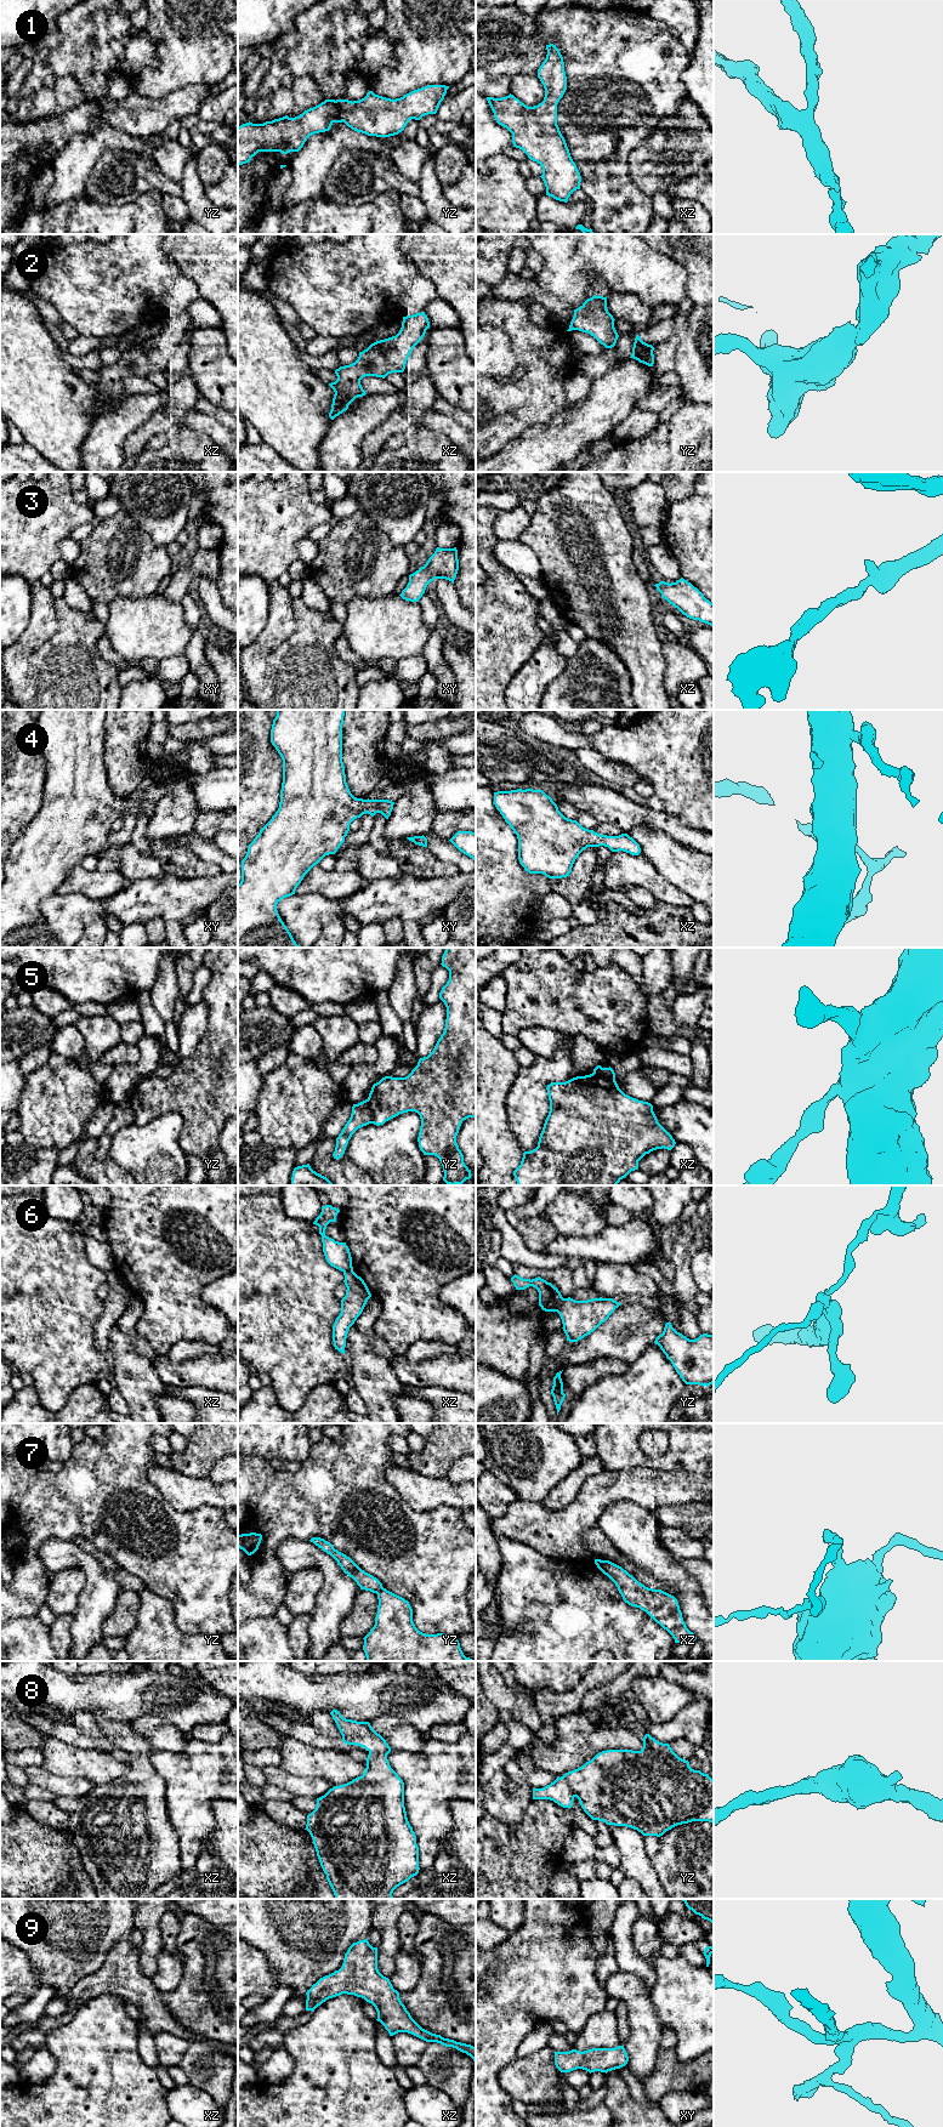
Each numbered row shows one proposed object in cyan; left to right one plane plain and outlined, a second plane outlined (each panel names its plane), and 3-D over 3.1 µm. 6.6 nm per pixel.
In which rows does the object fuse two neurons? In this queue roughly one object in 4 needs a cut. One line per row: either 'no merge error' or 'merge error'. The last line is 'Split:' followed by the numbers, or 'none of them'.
1: no merge error
2: no merge error
3: no merge error
4: no merge error
5: merge error
6: merge error
7: merge error
8: no merge error
9: no merge error
Split: 5, 6, 7

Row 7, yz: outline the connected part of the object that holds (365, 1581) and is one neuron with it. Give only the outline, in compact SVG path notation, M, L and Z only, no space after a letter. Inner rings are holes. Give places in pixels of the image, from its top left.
M312 1537L309 1541L330 1554L343 1572L357 1582L360 1589L377 1594L384 1588L382 1583L376 1577L362 1570L350 1557L335 1549L330 1542L320 1537Z

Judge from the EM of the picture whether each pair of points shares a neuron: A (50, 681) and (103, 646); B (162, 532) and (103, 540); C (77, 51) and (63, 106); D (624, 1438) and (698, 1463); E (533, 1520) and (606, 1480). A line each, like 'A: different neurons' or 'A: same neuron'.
A: different neurons
B: different neurons
C: different neurons
D: same neuron
E: same neuron

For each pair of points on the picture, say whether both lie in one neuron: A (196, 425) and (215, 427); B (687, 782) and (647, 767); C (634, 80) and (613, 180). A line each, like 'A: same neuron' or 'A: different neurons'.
A: same neuron
B: same neuron
C: same neuron

